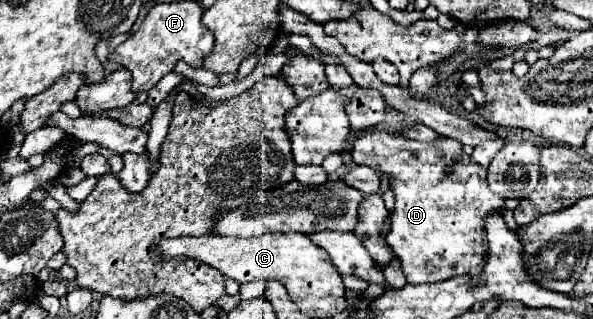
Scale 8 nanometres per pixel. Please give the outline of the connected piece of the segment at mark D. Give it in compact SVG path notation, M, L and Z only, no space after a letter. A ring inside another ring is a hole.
M365 131L355 135L351 143L353 161L359 165L369 165L377 173L387 173L393 193L395 209L391 213L391 231L385 241L399 257L407 283L419 285L423 281L445 281L451 277L467 275L479 279L487 259L487 237L483 229L483 217L489 211L501 211L503 197L495 195L487 187L487 171L479 167L469 155L461 151L461 143L453 139L441 139L435 143L421 143L405 139L401 135L389 135L379 131Z

